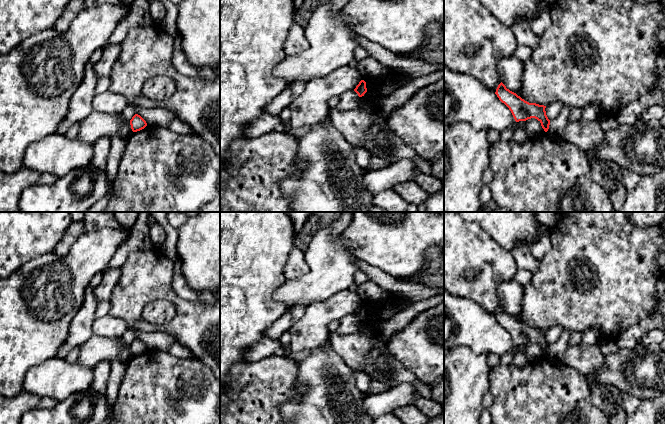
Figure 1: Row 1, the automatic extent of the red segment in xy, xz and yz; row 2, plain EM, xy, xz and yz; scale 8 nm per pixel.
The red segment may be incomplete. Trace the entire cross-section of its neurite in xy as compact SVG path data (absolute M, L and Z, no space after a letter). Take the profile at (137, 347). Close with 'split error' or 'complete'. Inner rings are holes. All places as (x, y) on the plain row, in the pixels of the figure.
M135 338L130 344L131 353L133 356L140 355L147 350L146 345L138 338Z; complete

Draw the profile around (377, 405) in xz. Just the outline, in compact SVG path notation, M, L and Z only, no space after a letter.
M400 382L390 390L374 395L366 395L363 401L365 413L374 421L399 406L412 404L420 395L411 382Z

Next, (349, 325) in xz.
M347 315L339 319L339 326L336 330L339 334L358 335L360 329L360 321L353 315Z

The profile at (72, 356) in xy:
M77 346L75 348L73 348L65 357L65 359L69 362L69 363L75 363L78 360L78 355L79 355L79 351L80 351L80 347Z

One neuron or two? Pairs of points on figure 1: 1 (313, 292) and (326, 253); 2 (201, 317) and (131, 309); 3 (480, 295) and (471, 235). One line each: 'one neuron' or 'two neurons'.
1: one neuron
2: one neuron
3: one neuron

